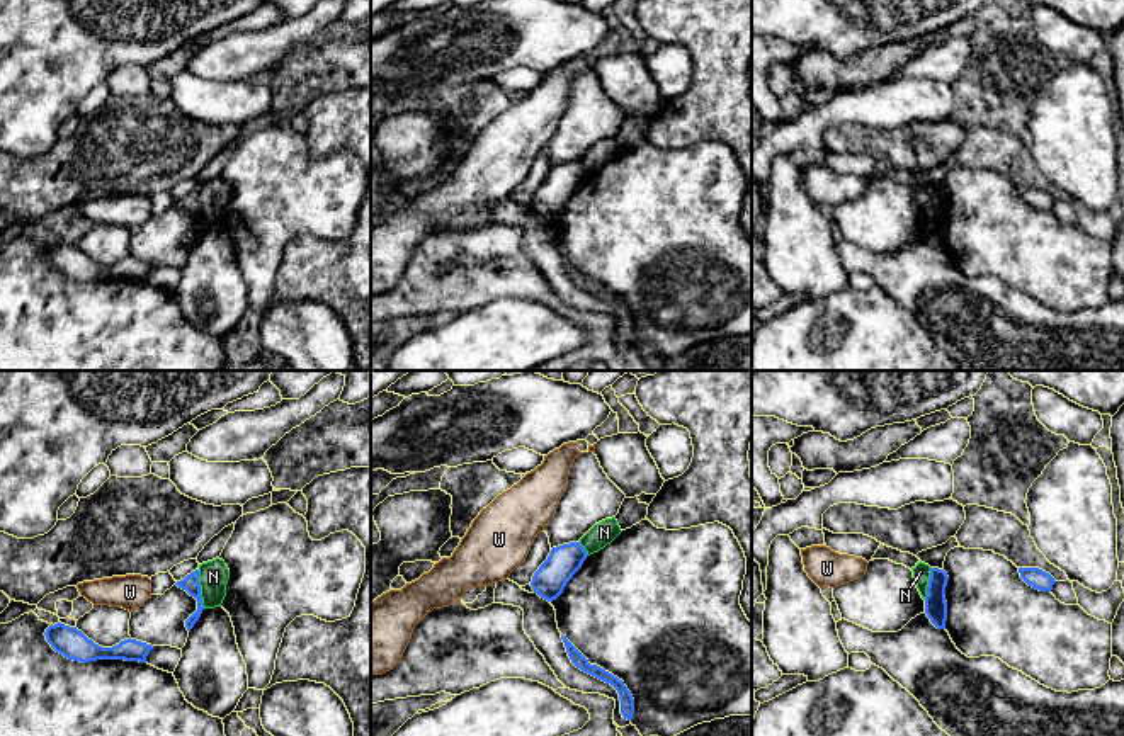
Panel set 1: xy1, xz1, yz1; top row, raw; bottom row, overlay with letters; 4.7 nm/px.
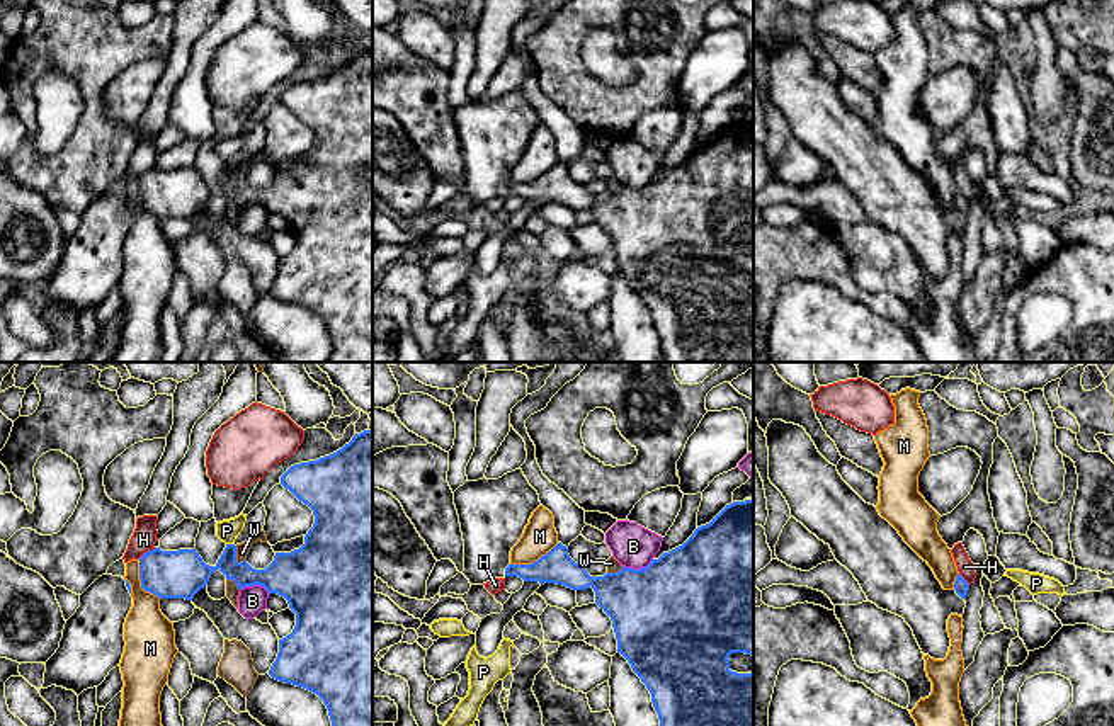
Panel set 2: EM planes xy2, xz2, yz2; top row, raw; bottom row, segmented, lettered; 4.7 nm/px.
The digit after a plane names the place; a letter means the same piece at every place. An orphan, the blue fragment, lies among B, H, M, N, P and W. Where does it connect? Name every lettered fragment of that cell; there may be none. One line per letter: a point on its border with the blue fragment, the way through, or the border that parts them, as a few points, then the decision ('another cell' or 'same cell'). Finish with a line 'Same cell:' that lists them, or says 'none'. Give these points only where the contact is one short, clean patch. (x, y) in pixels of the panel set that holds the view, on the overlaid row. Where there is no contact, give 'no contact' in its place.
B: contact xz2 (640, 568); another cell
H: contact xy2 (148, 551); another cell
M: contact xz2 (534, 561); border xz2 (558, 543), (529, 563), (511, 563); another cell
N: contact xy1 (199, 588); border xy1 (198, 570), (199, 595), (204, 607); another cell
P: contact xy2 (230, 544); border xy2 (227, 543), (232, 544); another cell
W: contact xy2 (235, 555); border xy2 (235, 546), (235, 558), (240, 563); another cell
Same cell: none

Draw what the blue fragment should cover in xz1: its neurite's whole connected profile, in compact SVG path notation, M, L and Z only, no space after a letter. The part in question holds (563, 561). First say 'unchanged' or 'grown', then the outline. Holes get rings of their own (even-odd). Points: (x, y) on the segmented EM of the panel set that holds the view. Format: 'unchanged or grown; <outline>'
unchanged; M580 541L553 547L548 559L532 576L531 586L534 593L548 602L556 600L587 556Z

